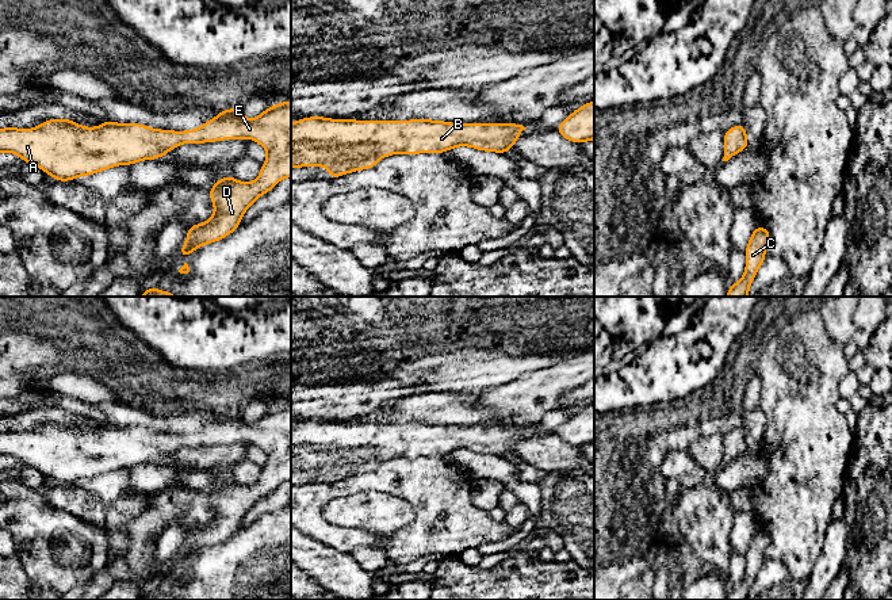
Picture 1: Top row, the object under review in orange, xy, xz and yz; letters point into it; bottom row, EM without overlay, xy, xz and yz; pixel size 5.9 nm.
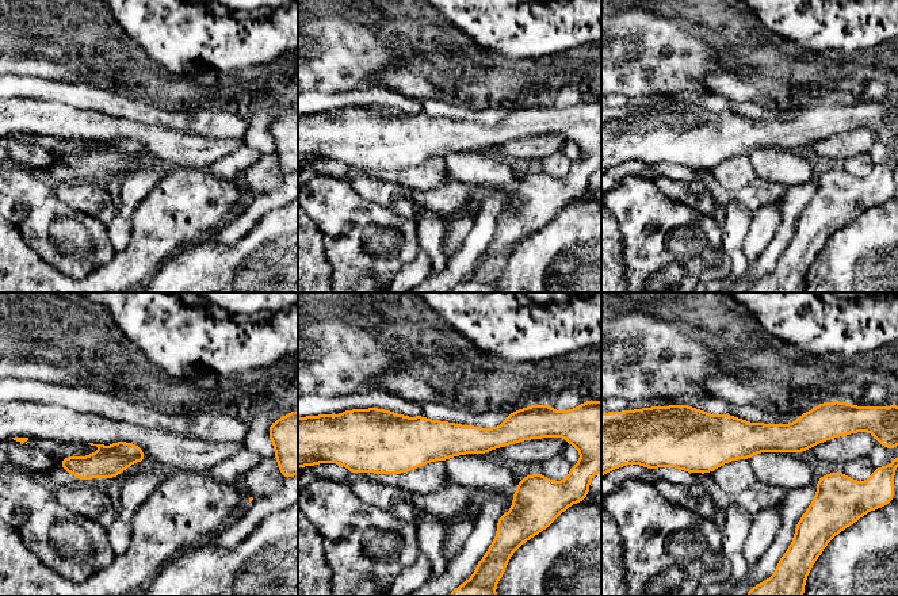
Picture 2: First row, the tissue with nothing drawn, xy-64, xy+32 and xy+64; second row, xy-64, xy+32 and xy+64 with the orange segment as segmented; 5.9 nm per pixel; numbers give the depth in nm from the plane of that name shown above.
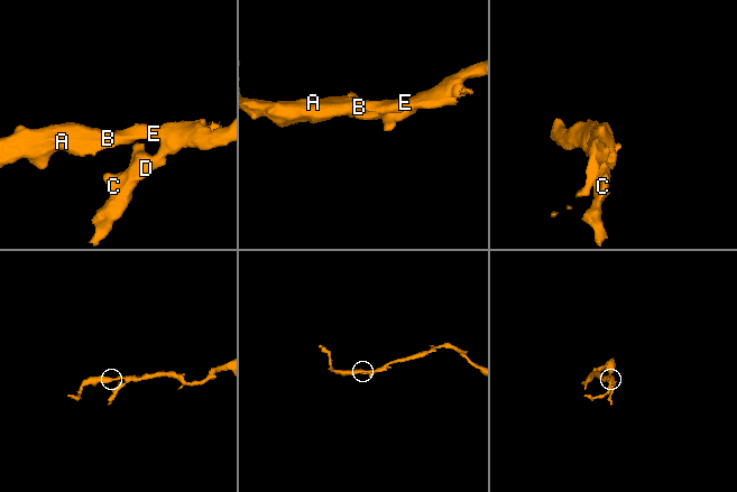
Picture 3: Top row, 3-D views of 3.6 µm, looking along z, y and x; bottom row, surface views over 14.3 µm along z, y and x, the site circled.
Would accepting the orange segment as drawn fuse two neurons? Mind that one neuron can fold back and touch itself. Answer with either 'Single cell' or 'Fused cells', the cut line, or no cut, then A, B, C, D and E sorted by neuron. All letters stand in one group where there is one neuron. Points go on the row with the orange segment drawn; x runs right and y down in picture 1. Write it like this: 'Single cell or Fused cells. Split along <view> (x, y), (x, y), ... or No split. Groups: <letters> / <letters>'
Single cell. No split. Groups: A B C D E

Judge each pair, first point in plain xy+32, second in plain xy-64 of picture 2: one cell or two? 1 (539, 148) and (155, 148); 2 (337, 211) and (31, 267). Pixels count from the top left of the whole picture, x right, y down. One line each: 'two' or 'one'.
1: one
2: two

